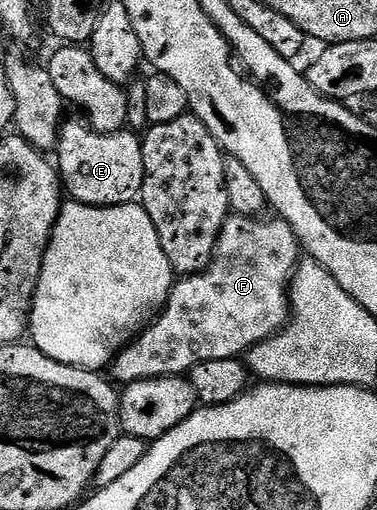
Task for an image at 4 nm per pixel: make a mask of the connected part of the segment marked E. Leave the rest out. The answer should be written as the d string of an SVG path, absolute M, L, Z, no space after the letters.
M78 121L62 124L57 139L55 165L64 192L80 205L134 204L140 198L145 178L142 138L132 131L96 133Z

